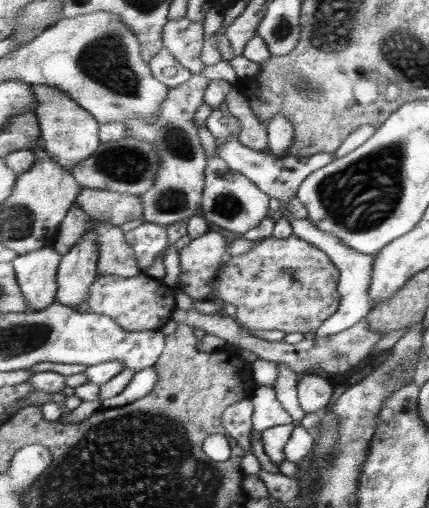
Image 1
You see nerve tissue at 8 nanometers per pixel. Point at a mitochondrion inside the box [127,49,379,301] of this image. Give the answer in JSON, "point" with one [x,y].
{"point":[174,137]}

